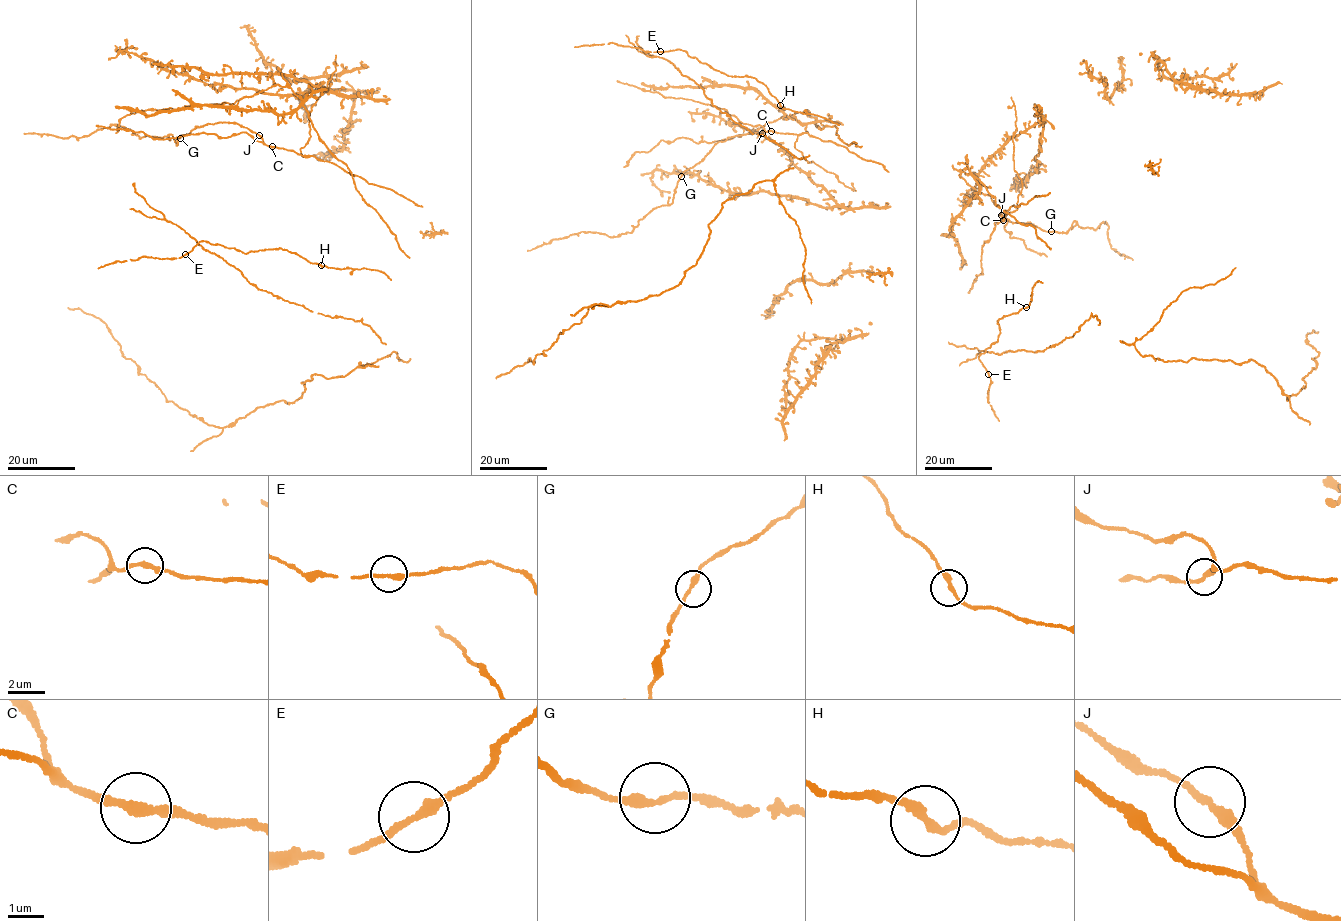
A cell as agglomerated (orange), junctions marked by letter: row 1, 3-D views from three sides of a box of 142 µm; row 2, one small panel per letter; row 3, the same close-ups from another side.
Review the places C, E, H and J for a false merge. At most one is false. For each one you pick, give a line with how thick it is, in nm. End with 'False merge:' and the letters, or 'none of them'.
False merge: none of them

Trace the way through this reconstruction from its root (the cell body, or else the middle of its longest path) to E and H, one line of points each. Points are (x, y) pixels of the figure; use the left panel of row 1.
E: (270, 249), (244, 254), (203, 241), (185, 254)
H: (270, 249), (295, 253), (321, 265)

